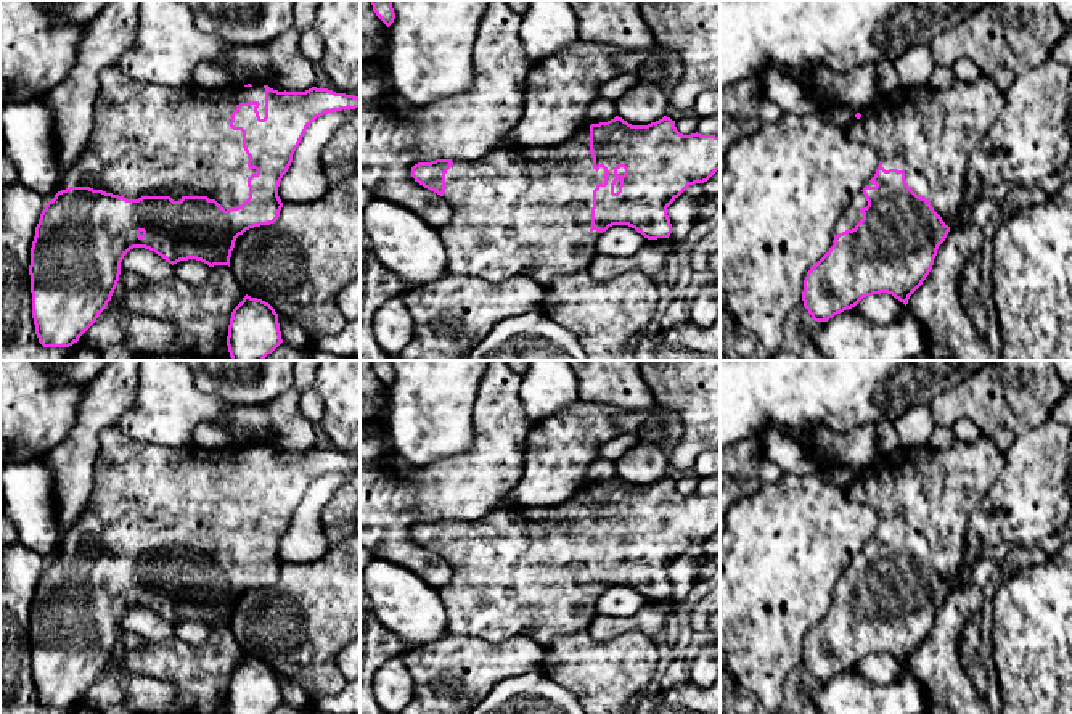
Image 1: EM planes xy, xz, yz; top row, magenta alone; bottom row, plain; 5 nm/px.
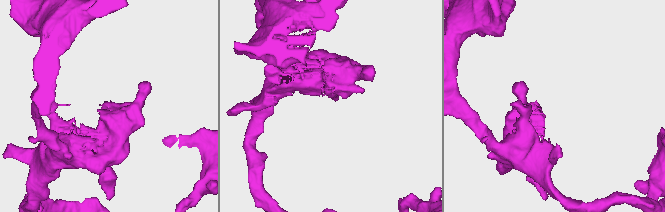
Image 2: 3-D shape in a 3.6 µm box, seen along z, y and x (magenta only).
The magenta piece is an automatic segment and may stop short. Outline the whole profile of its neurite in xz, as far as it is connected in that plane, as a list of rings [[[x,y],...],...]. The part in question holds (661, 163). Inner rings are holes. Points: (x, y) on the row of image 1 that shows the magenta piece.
[[[616,116],[608,122],[583,125],[575,135],[551,148],[500,148],[477,161],[436,159],[418,162],[411,177],[440,195],[452,207],[452,219],[437,230],[447,249],[447,270],[485,281],[505,281],[526,275],[543,288],[558,275],[590,269],[596,243],[612,225],[628,225],[648,240],[669,238],[672,224],[667,207],[694,183],[707,182],[720,169],[720,137],[677,130],[664,116],[648,125],[632,125]]]

